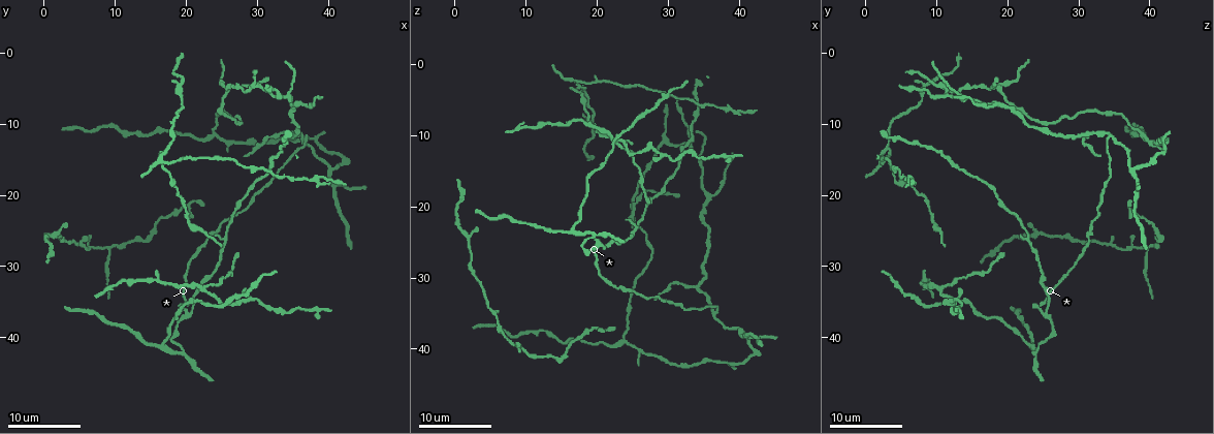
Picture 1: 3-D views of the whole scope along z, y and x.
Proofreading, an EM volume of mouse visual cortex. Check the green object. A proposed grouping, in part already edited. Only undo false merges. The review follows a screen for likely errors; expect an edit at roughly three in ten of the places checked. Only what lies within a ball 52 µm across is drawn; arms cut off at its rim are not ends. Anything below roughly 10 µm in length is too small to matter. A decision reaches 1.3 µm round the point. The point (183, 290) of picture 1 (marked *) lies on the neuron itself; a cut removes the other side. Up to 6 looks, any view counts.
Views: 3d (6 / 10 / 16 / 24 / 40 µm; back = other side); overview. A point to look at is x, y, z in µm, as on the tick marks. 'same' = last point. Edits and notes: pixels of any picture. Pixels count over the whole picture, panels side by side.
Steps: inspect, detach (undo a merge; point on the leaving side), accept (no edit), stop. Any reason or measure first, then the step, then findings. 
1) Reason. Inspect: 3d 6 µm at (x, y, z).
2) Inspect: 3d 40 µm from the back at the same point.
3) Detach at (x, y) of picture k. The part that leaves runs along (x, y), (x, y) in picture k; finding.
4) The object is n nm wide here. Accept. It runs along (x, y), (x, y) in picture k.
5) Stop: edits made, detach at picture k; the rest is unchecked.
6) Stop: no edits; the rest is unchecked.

Three-way junction. Inspect: 3d 6 µm at (20.0, 37.0, 25.5).

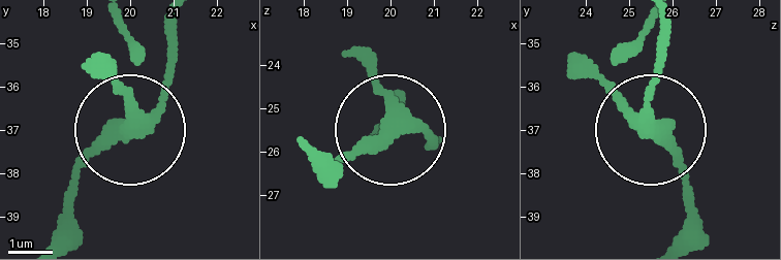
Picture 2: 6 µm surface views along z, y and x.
The side arm is 51 µm long. Accept. It runs along (656, 19), (616, 82), (690, 192) in picture 2; all the same neuron.

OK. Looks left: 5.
A fork. Inspect: 3d 10 µm at (22.0, 33.0, 10.5).

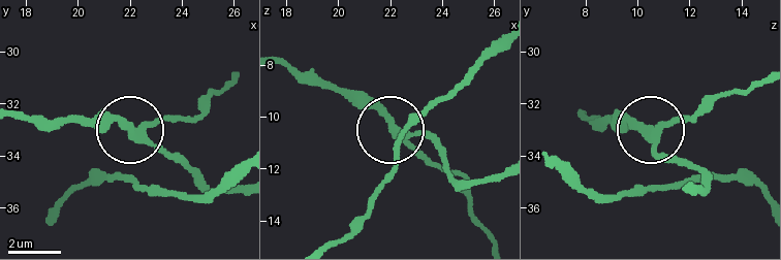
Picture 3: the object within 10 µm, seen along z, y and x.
The side arm is 12 µm long. Accept. One neuron here.

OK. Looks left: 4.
Calibre changes. Inspect: 3d 10 µm at (37.0, 12.0, 34.0).

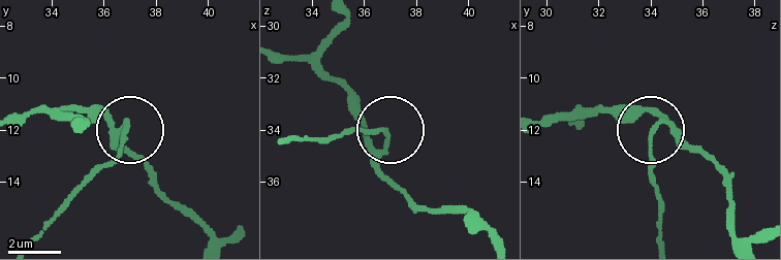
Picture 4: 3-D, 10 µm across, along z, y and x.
Inspect: 3d 10 µm from the back at (36.9, 11.9, 34.1).

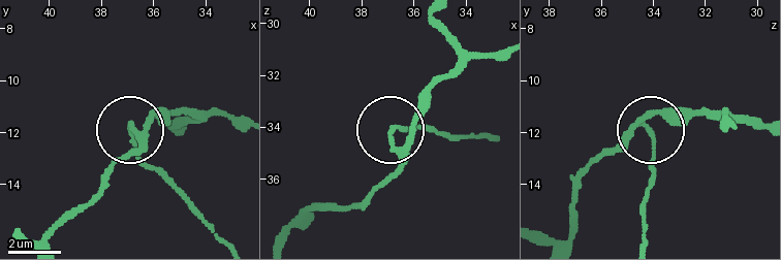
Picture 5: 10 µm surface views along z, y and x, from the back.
The object is 130 nm wide here. Accept. It runs along (227, 242), (148, 163), (127, 125), (141, 143), (136, 154) in picture 5; continuous, no second neuron.

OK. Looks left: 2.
Stop: no edits; the rest is unchecked.

